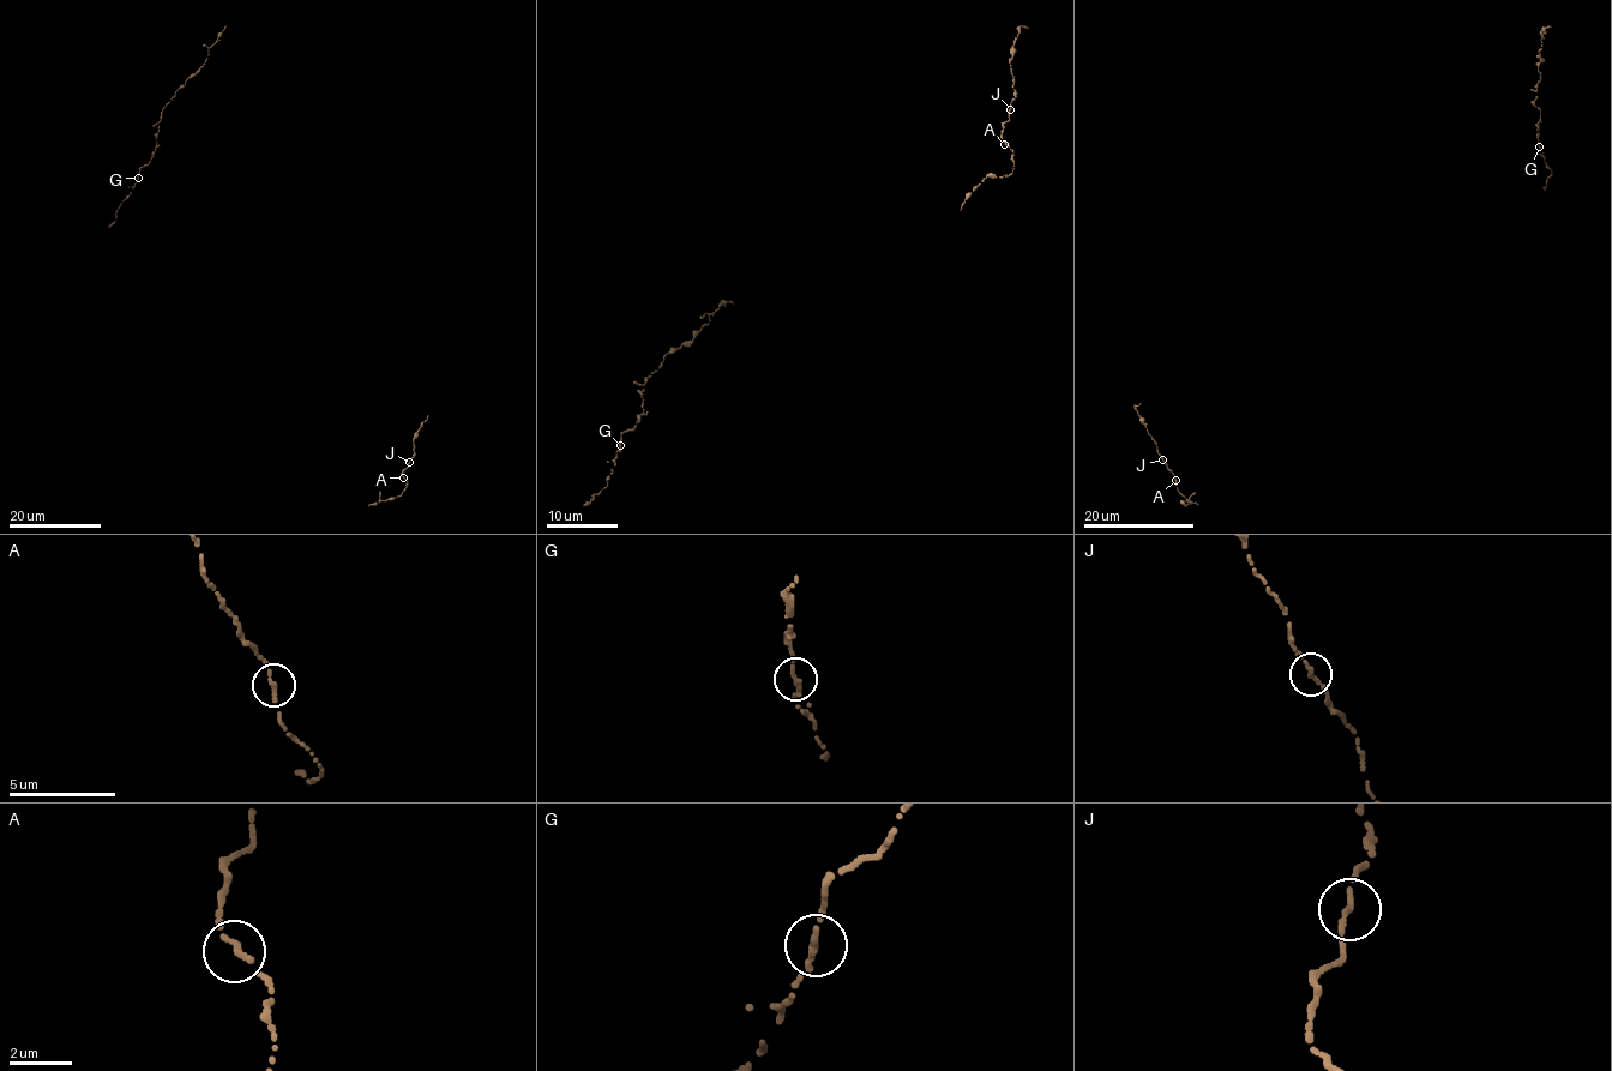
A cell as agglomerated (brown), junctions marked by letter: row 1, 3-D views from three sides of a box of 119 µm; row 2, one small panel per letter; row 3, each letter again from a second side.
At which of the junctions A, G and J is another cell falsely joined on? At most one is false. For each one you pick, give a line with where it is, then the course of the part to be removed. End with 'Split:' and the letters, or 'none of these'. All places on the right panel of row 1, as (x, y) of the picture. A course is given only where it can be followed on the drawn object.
Split: none of these

